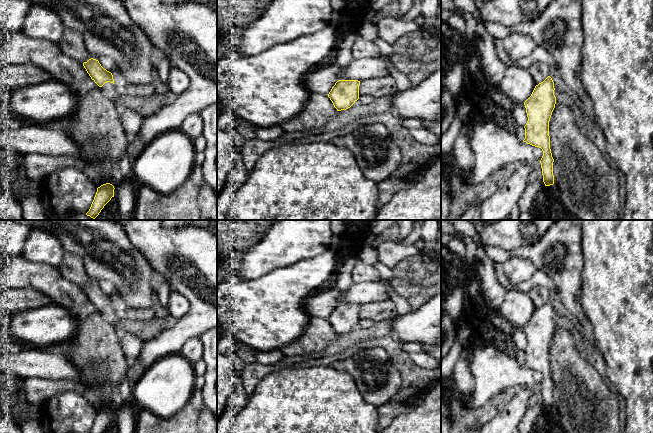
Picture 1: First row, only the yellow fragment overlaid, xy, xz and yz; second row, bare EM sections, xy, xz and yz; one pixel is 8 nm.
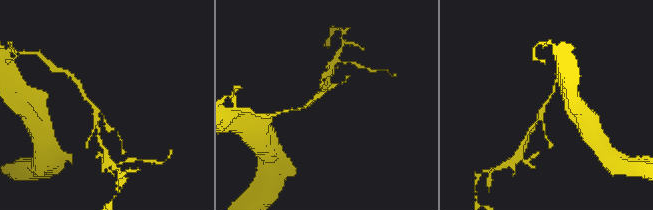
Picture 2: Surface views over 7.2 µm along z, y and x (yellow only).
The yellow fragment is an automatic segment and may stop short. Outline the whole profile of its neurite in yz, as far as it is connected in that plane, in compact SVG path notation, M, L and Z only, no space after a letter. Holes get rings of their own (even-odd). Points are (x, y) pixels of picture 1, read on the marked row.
M548 76L535 86L531 96L524 102L528 121L524 126L525 139L523 141L543 151L540 163L545 186L554 184L554 159L549 136L549 121L556 104L554 90L554 82Z

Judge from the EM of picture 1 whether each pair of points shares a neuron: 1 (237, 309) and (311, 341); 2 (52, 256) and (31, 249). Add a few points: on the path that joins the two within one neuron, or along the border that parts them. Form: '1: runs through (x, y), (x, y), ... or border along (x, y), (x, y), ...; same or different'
1: border along (310, 317), (304, 330), (294, 340), (280, 349); different
2: runs through (47, 251), (45, 249), (36, 249); same

